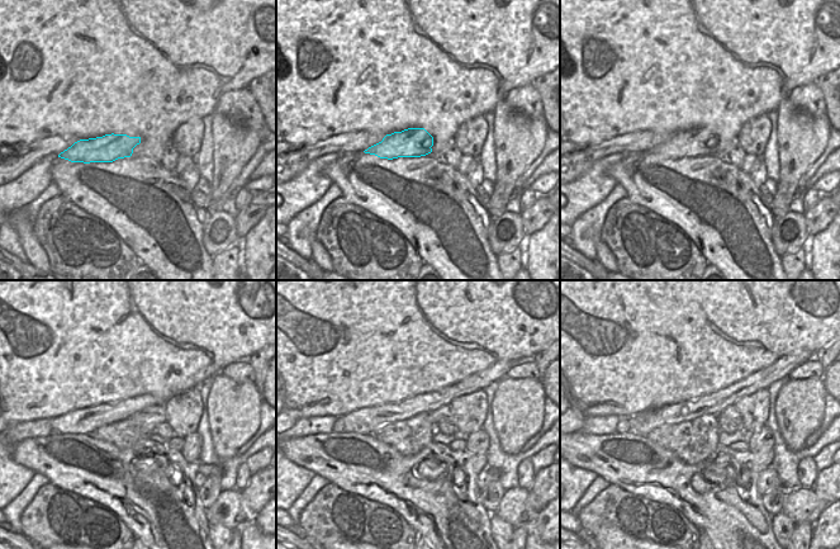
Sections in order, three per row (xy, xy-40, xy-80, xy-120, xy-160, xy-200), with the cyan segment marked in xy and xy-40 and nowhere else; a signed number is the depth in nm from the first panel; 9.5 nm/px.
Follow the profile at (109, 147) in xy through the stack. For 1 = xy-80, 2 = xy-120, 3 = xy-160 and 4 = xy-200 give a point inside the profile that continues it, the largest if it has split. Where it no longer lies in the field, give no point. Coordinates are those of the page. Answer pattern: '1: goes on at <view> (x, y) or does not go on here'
1: goes on at xy-80 (696, 142)
2: goes on at xy-120 (150, 417)
3: goes on at xy-160 (444, 413)
4: goes on at xy-200 (730, 412)

